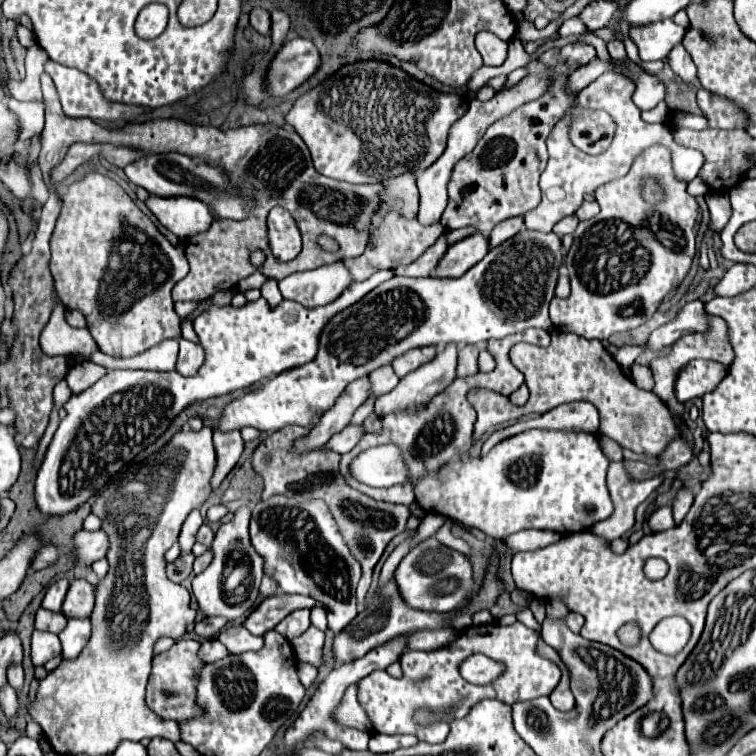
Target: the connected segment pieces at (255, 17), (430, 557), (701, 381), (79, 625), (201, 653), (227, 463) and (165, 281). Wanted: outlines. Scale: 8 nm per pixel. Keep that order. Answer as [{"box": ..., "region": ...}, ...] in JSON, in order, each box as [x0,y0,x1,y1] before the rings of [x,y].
[{"box":[250,7,270,35],"region":[[[254,7],[250,11],[250,25],[262,35],[270,35],[270,13],[262,7]]]},{"box":[394,537,474,613],"region":[[[428,537],[410,549],[410,553],[396,567],[394,579],[404,603],[422,611],[448,613],[462,607],[474,593],[472,567],[468,559],[462,553],[438,543],[434,537]]]},{"box":[674,359,728,403],"region":[[[696,359],[696,361],[688,363],[676,375],[676,389],[674,389],[676,399],[680,399],[680,403],[684,403],[688,399],[702,397],[708,391],[714,391],[716,385],[724,379],[726,371],[728,371],[728,367],[724,367],[722,363],[716,363],[716,361]]]},{"box":[58,619,90,659],"region":[[[70,619],[66,629],[58,635],[62,643],[62,659],[76,659],[88,643],[90,619]]]},{"box":[198,639,228,663],"region":[[[206,639],[200,649],[198,649],[198,657],[204,661],[204,663],[212,663],[212,661],[218,661],[222,657],[228,655],[228,649],[218,641],[218,639]]]},{"box":[212,429,244,489],"region":[[[212,429],[212,431],[214,431],[216,455],[218,455],[218,465],[216,465],[216,471],[214,471],[214,477],[212,477],[212,487],[218,489],[222,479],[238,463],[242,449],[244,449],[244,441],[240,437],[240,431],[228,431],[228,433],[220,433],[216,429]]]},{"box":[50,173,204,377],"region":[[[86,173],[60,195],[60,217],[50,237],[50,271],[62,303],[70,309],[80,309],[86,317],[88,331],[98,343],[100,351],[112,357],[134,357],[158,345],[164,339],[178,339],[178,373],[192,377],[204,361],[204,351],[198,343],[186,341],[180,335],[180,317],[174,311],[170,297],[172,287],[188,273],[188,261],[182,249],[172,247],[156,225],[136,207],[128,193],[110,177],[100,173]]]}]

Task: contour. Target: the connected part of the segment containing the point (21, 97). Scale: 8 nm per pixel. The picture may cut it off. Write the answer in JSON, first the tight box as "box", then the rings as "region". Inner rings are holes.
{"box":[6,59,42,101],"region":[[[28,59],[26,67],[26,79],[24,81],[6,81],[10,97],[18,101],[42,101],[42,91],[40,91],[40,75],[42,75],[42,65],[38,67],[36,61]],[[32,65],[32,67],[30,67]]]}

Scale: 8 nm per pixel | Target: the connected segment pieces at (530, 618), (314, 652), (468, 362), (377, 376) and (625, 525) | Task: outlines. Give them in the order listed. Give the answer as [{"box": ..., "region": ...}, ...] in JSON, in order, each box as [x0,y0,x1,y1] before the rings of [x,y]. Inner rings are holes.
[{"box":[516,609,540,631],"region":[[[522,609],[522,611],[518,611],[518,613],[516,613],[516,619],[518,619],[520,623],[524,623],[526,627],[534,629],[534,631],[540,631],[540,625],[536,623],[536,619],[534,619],[534,615],[532,615],[530,609]]]},{"box":[290,627,324,667],"region":[[[308,627],[302,635],[290,641],[296,657],[300,661],[306,661],[314,667],[320,667],[322,661],[322,645],[324,645],[324,631],[316,627]]]},{"box":[458,345,478,377],"region":[[[464,345],[458,351],[458,375],[466,377],[478,373],[478,345]]]},{"box":[370,365,400,395],"region":[[[386,365],[386,367],[380,367],[380,369],[372,371],[370,381],[372,381],[372,393],[370,395],[384,395],[384,393],[392,391],[398,385],[400,379],[394,375],[392,367]]]},{"box":[592,461,662,543],"region":[[[622,461],[610,462],[608,469],[607,486],[614,503],[614,513],[592,529],[611,543],[630,531],[634,525],[636,508],[662,483],[662,475],[644,481],[630,481]]]}]

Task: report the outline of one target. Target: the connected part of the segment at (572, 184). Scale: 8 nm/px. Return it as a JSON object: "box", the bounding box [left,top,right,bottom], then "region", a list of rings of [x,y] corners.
{"box":[524,71,704,231],"region":[[[606,71],[602,73],[596,81],[592,81],[586,89],[582,89],[578,93],[578,97],[574,99],[574,103],[578,107],[600,107],[604,109],[616,123],[616,133],[614,139],[610,143],[610,147],[600,153],[600,155],[588,155],[584,151],[580,151],[578,147],[572,145],[570,137],[568,137],[568,129],[572,123],[572,115],[564,115],[552,129],[550,137],[546,139],[548,145],[548,165],[540,177],[540,190],[542,199],[540,205],[528,213],[524,213],[524,223],[528,229],[534,231],[552,231],[552,227],[562,219],[568,217],[572,213],[576,213],[576,209],[582,205],[584,195],[594,195],[594,191],[618,177],[624,177],[630,171],[630,165],[634,161],[634,157],[644,151],[644,147],[650,147],[652,143],[668,143],[670,151],[672,151],[672,165],[674,165],[674,173],[678,179],[684,181],[692,181],[698,171],[704,165],[704,157],[700,155],[700,151],[696,149],[688,149],[678,145],[672,139],[670,131],[664,131],[662,125],[648,125],[640,119],[640,109],[632,103],[632,93],[634,93],[634,83],[616,73],[616,71]]]}

